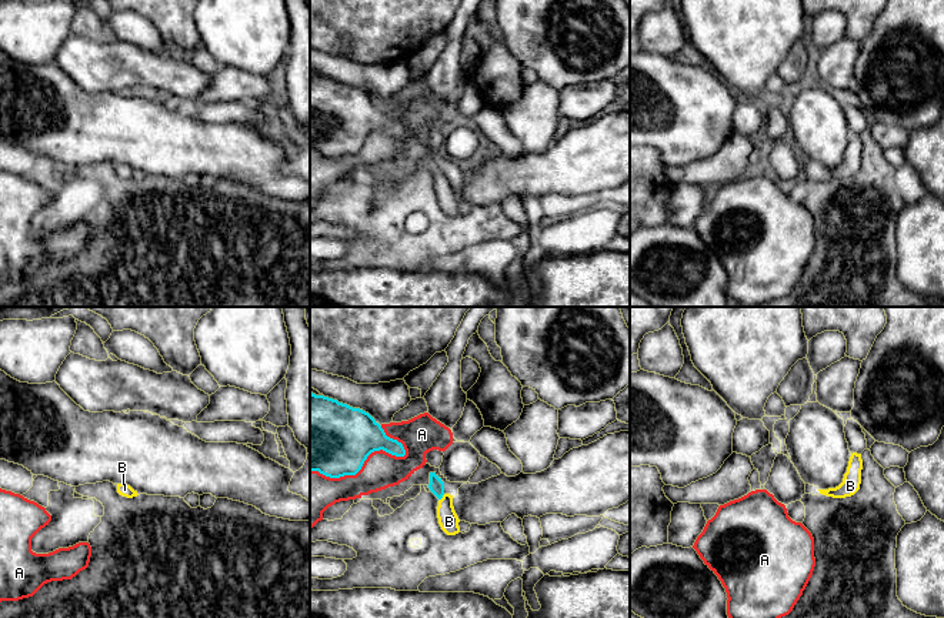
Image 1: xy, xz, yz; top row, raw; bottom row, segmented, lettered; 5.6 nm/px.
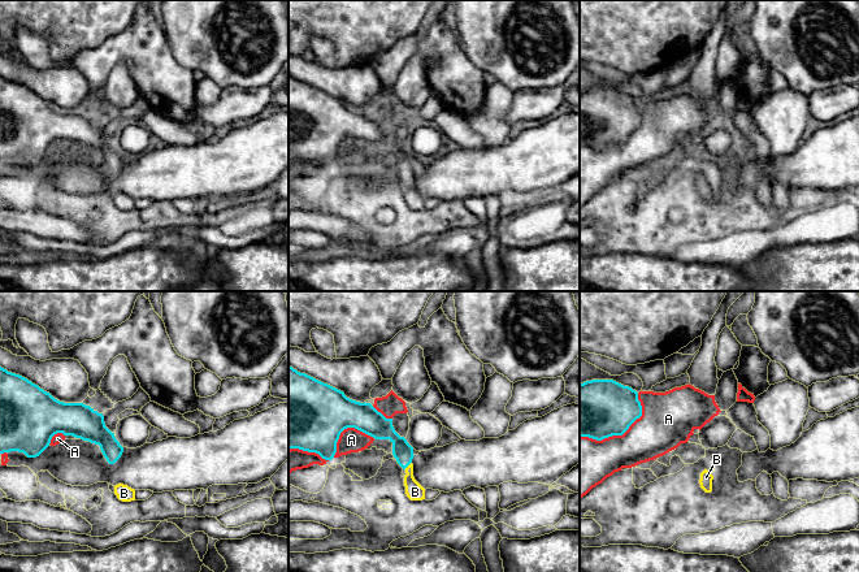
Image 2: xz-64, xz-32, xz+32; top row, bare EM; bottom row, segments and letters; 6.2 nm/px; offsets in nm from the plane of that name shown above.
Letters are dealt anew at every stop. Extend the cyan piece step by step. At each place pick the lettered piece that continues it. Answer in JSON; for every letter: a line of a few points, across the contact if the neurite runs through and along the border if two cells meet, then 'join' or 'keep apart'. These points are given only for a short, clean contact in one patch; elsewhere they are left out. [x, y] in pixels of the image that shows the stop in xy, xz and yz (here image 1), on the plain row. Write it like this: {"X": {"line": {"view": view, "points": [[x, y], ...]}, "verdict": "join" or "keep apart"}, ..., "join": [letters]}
{"A": {"verdict": "keep apart"}, "B": {"line": {"view": "xz", "points": [[436, 166], [442, 177], [449, 201]]}, "verdict": "join"}, "join": ["B"]}

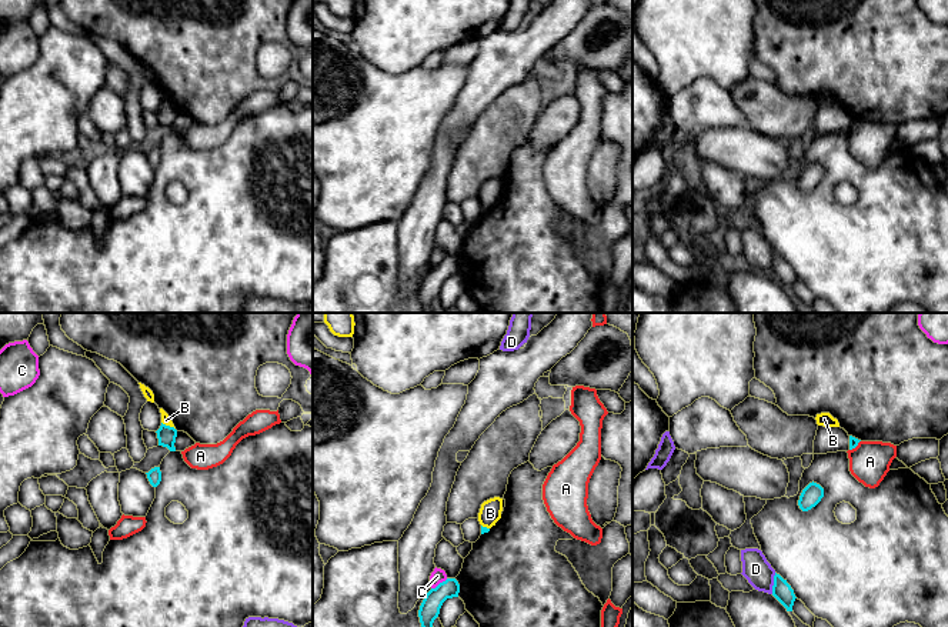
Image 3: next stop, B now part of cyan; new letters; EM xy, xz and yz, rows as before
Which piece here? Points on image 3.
{"A": {"line": {"view": "yz", "points": [[860, 120], [850, 130]]}, "verdict": "keep apart"}, "B": {"line": {"view": "xy", "points": [[162, 102], [174, 109]]}, "verdict": "keep apart"}, "C": {"verdict": "keep apart"}, "D": {"verdict": "keep apart"}, "join": []}

